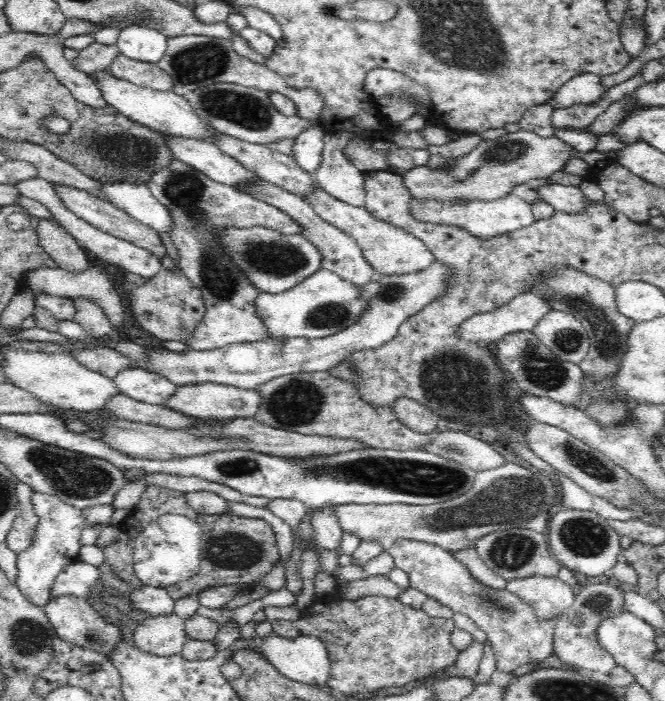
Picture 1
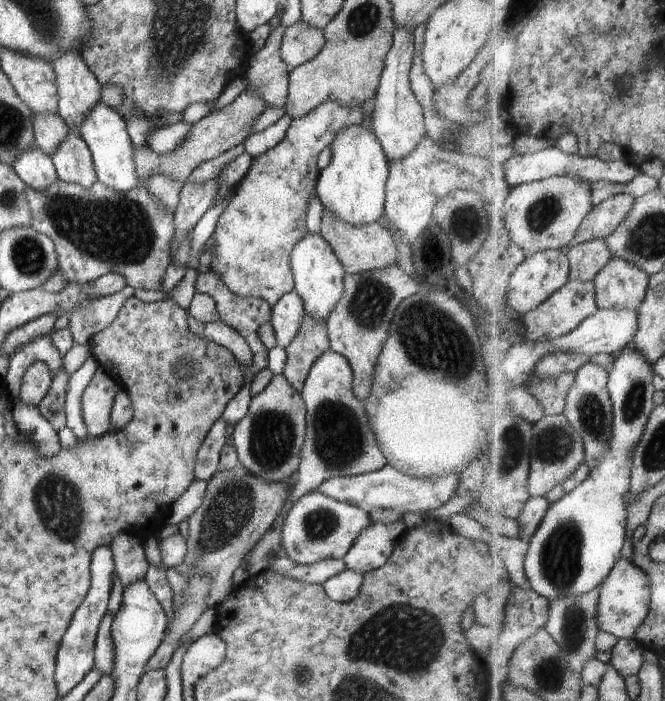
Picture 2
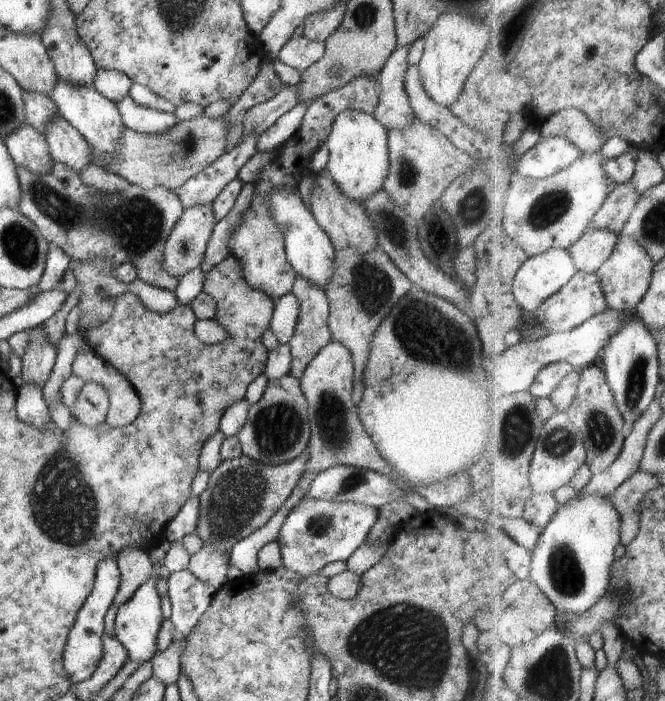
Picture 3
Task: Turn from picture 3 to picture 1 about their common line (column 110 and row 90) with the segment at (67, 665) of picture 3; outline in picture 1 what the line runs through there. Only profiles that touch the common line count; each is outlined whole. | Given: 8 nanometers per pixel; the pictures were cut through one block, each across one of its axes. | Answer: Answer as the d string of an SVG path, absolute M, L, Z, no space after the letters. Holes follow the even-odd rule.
M592 73L581 74L571 78L551 100L554 110L574 106L574 104L592 104L607 90L600 84L600 77Z

